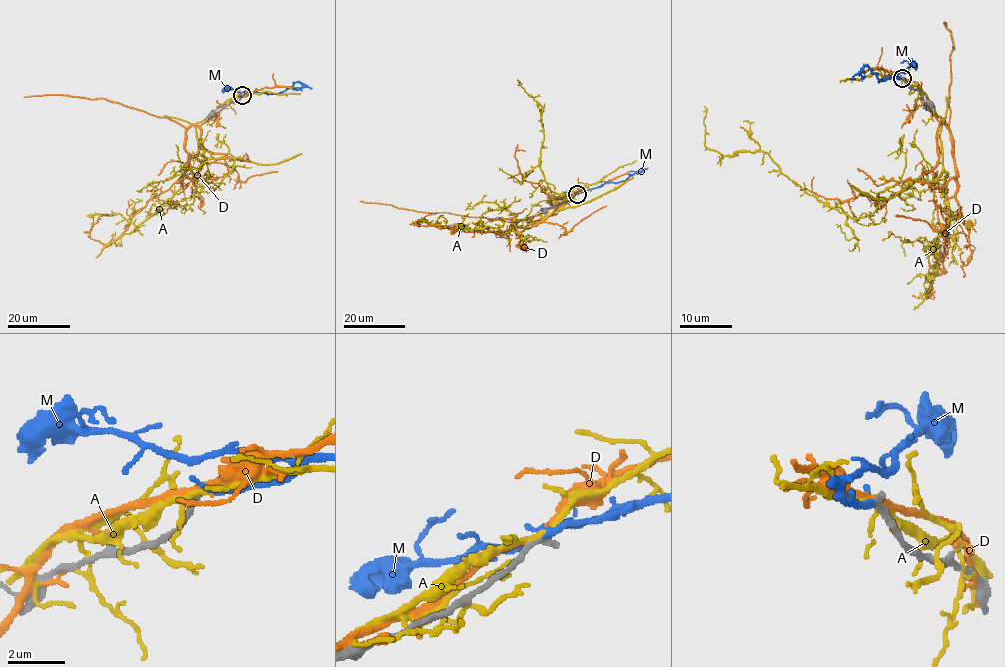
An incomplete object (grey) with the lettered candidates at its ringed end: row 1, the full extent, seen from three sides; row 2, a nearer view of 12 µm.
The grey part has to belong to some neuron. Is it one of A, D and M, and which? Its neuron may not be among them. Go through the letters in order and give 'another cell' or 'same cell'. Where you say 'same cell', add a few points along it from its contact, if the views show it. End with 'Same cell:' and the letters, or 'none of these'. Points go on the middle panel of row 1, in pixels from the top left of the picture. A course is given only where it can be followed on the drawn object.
A: another cell
D: another cell
M: same cell | via (577, 193), (604, 183), (624, 181), (638, 172), (627, 174)
Same cell: M

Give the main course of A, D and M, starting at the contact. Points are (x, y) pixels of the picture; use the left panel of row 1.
A: (242, 96), (195, 126), (203, 155), (234, 159), (215, 188), (207, 184), (204, 161), (183, 169), (175, 145)
D: (242, 95), (186, 131), (189, 166), (139, 209), (110, 245), (90, 236), (107, 213)
M: (242, 95), (280, 93), (296, 82), (302, 86), (299, 89), (292, 89)

